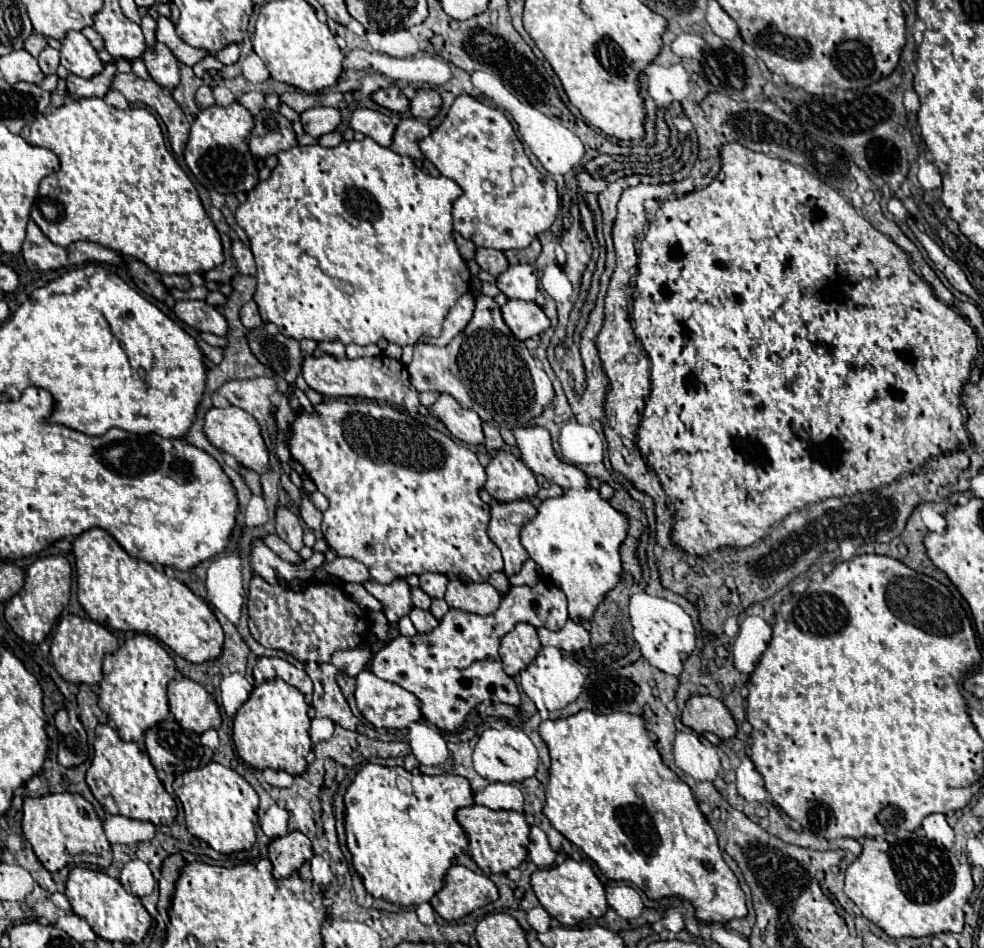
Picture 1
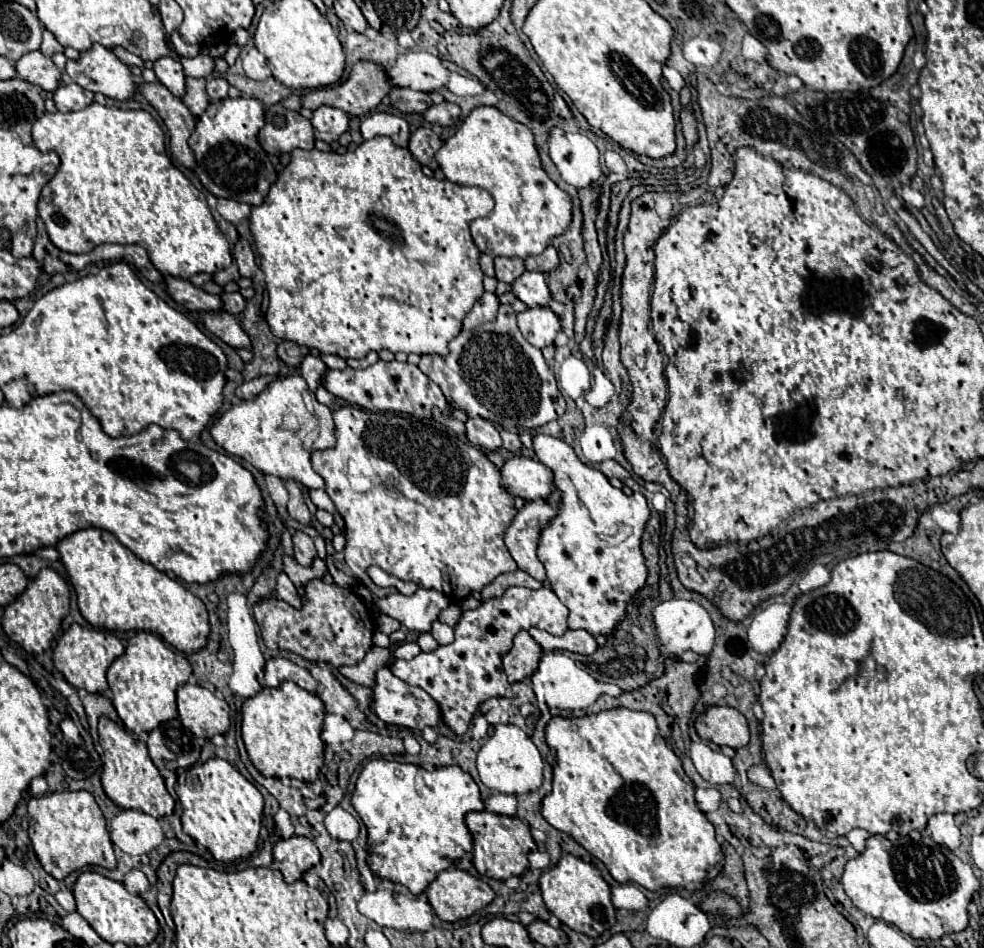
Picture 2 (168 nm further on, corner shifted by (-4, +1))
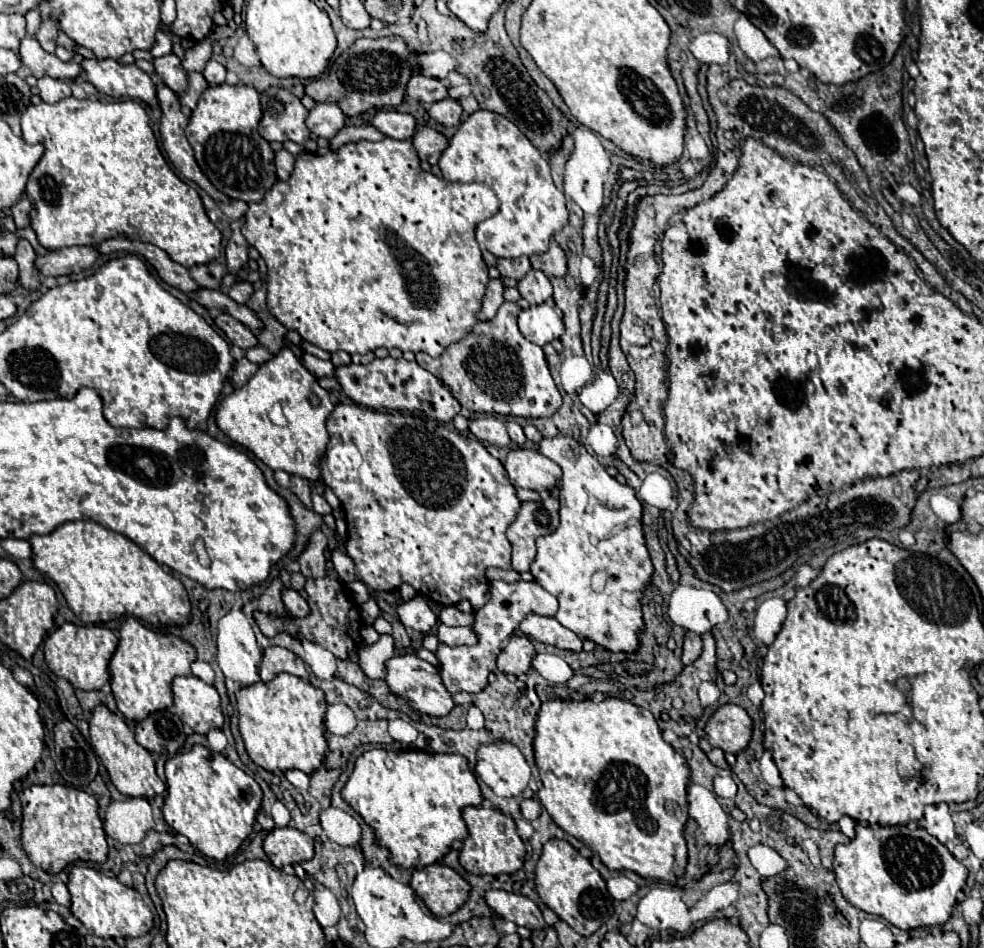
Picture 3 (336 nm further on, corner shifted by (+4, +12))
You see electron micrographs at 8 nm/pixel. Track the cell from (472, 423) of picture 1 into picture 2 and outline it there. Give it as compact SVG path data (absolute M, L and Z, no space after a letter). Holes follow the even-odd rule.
M470 417L466 421L466 439L474 447L484 447L490 451L496 451L502 447L502 441L500 441L500 435L498 435L494 423L486 421L482 417Z

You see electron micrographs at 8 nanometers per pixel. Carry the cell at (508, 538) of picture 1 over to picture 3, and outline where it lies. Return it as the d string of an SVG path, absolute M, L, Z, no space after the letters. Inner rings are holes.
M546 498L538 502L524 502L516 520L510 524L506 536L512 544L512 568L528 572L536 558L536 538L552 534L560 524L560 502Z

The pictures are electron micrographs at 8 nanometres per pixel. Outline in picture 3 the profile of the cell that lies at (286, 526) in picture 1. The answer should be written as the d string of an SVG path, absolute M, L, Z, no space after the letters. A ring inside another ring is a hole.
M316 530L310 538L308 548L302 552L300 562L298 562L304 578L324 578L326 576L326 558L324 558L326 546L328 546L326 536L320 530Z

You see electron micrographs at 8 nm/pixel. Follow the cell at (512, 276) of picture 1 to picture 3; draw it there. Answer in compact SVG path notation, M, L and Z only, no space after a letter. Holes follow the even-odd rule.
M530 270L518 282L518 290L520 290L522 298L528 300L530 306L544 304L546 300L552 298L552 284L550 284L548 276L544 276L540 270Z

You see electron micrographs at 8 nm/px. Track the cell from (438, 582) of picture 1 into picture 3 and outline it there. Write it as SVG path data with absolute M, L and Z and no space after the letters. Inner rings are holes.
M386 592L384 598L386 598L386 602L398 602L396 612L400 616L400 622L406 628L412 628L412 630L418 630L422 634L428 634L438 624L438 618L430 610L428 602L424 598L420 598L420 596L416 596L410 602L402 602L398 592Z

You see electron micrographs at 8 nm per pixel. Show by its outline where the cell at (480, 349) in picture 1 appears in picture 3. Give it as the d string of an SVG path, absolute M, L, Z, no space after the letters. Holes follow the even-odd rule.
M504 302L496 318L476 324L464 340L450 344L440 358L418 352L416 362L442 380L452 396L470 412L548 418L560 408L562 396L550 376L542 348L520 334L516 324L518 312L514 302Z

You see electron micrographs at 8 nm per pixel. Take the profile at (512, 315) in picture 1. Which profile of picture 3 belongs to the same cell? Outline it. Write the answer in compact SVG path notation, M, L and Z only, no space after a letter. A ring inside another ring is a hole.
M540 304L522 310L518 316L518 326L524 338L528 338L538 346L558 340L564 334L562 316L550 304Z

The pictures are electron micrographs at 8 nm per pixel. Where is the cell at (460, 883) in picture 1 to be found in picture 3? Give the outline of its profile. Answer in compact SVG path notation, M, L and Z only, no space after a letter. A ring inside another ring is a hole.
M444 864L416 868L412 872L410 888L424 900L428 910L440 918L454 914L468 900L470 892L470 884Z

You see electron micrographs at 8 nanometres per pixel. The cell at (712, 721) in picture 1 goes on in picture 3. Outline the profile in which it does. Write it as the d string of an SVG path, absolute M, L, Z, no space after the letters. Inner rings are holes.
M720 706L706 726L708 742L724 752L742 752L752 738L752 718L740 706Z

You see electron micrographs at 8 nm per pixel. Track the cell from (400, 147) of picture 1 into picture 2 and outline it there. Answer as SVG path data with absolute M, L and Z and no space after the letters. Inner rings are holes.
M418 127L410 133L410 141L408 141L408 151L412 153L412 157L430 167L430 169L438 169L438 163L434 159L434 153L442 147L442 139L438 137L438 133L434 133L430 127Z

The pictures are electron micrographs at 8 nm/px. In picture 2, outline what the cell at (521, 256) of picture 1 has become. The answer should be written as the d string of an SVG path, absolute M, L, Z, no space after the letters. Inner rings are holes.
M548 245L540 255L532 255L524 259L526 269L530 271L540 271L540 273L548 273L558 265L558 253L552 245Z

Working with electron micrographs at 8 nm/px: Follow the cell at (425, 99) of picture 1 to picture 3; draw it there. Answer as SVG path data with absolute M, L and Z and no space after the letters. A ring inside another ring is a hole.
M446 98L446 100L440 100L440 102L432 104L428 114L436 122L440 122L442 126L458 126L460 118L462 118L462 106L460 106L458 100Z

